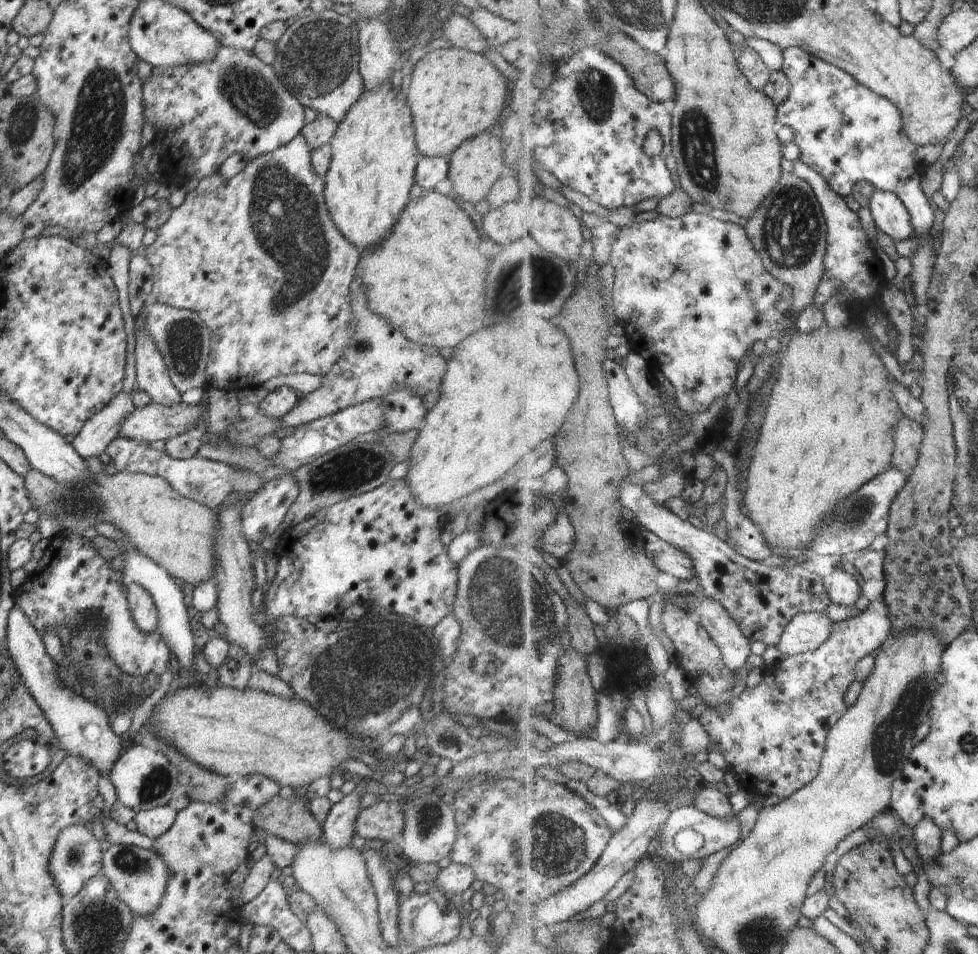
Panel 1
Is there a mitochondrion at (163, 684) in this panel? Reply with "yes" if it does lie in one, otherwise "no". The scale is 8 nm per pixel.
no

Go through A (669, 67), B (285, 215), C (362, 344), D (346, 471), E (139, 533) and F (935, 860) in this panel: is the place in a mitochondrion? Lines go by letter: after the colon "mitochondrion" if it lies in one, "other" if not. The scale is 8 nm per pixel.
A: other
B: mitochondrion
C: mitochondrion
D: mitochondrion
E: other
F: other

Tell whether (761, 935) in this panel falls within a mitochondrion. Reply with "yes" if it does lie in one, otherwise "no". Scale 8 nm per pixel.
yes

